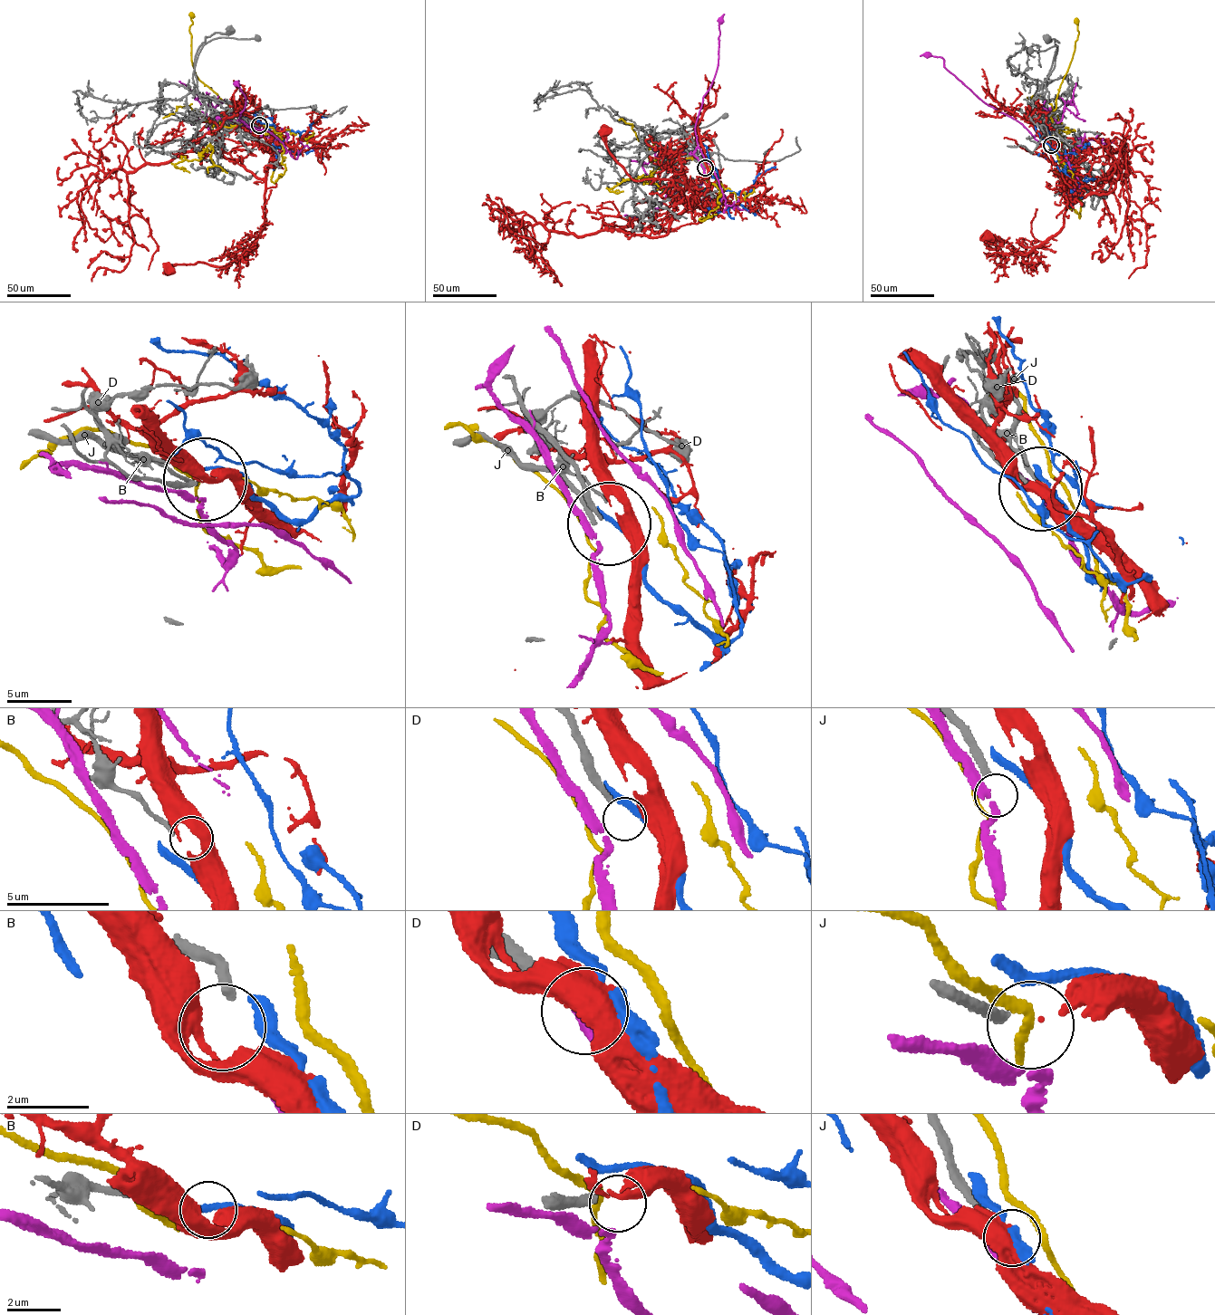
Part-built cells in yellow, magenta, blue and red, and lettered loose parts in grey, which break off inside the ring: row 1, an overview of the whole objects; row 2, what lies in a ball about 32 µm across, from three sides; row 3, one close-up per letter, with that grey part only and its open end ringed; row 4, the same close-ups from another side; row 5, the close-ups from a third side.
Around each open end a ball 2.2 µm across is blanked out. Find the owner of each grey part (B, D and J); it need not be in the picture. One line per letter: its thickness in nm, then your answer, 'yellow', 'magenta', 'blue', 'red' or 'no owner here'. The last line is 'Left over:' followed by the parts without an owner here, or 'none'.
B: 240 nm | no owner here
D: 280 nm | no owner here
J: 280 nm | no owner here
Left over: B, D, J

